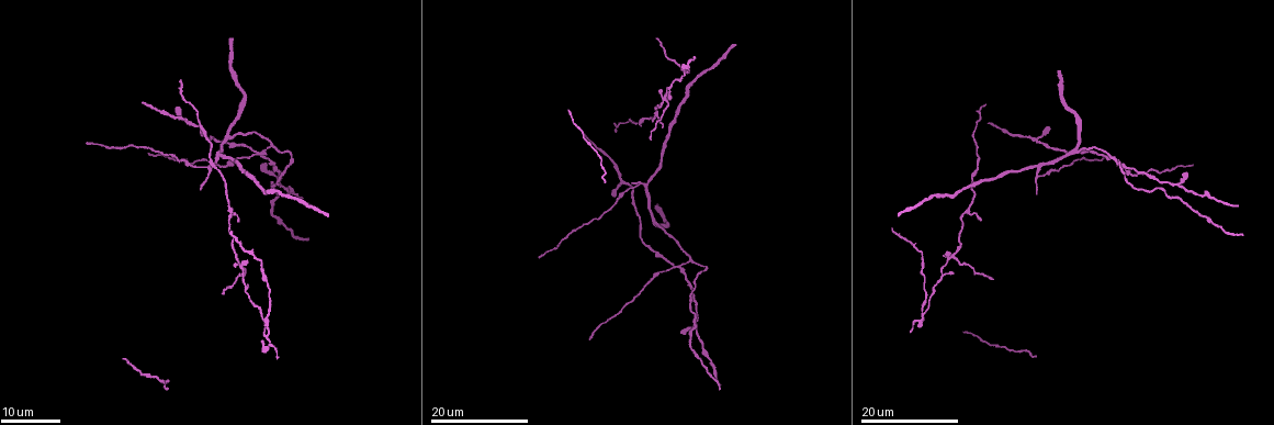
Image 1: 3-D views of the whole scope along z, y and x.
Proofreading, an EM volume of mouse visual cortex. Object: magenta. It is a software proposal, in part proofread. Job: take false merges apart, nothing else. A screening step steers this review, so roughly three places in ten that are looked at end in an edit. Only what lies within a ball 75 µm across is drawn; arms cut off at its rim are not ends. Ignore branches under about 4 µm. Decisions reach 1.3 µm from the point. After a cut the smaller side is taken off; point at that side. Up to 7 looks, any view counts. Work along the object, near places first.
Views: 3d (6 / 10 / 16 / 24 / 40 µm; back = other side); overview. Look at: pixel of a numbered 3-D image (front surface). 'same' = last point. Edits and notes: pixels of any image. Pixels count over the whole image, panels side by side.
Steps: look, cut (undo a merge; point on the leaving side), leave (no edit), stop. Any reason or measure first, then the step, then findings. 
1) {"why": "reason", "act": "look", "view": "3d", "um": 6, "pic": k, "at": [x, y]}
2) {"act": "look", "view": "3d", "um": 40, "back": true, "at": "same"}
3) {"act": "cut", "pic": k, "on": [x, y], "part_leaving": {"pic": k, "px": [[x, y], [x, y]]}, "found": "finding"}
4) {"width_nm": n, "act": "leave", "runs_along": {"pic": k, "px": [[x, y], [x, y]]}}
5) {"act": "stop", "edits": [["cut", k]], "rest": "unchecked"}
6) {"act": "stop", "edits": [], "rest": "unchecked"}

{"why": "branch point", "act": "look", "view": "3d", "um": 16, "pic": 1, "at": [1039, 167]}

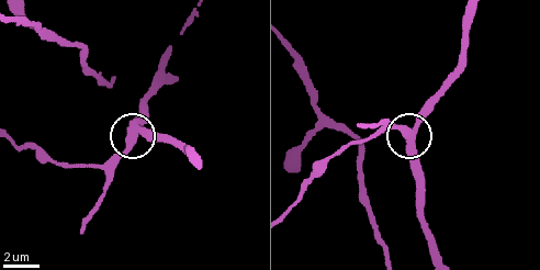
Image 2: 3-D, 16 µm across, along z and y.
{"act": "look", "view": "3d", "um": 6, "pic": 2, "at": [134, 136]}

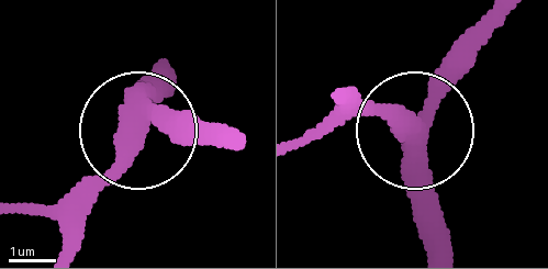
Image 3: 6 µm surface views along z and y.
{"width_nm": 420, "act": "leave", "runs_along": {"pic": 3, "px": [[509, 15], [414, 130], [344, 110]]}, "found": "one neuron here"}

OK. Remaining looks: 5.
{"why": "looks like a crossing", "act": "look", "view": "3d", "um": 24, "pic": 1, "at": [676, 267]}

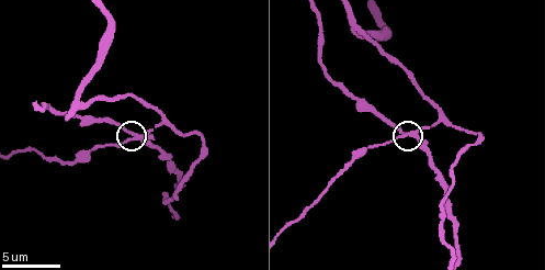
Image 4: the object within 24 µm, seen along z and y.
{"act": "look", "view": "3d", "um": 10, "pic": 4, "at": [415, 135]}

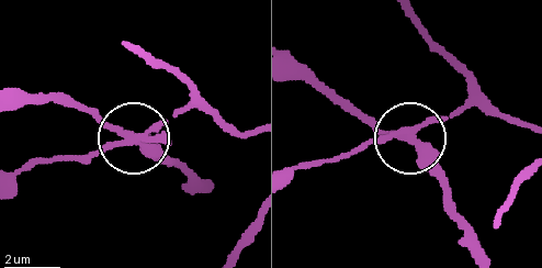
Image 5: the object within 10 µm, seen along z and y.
{"arms": 4, "act": "cut", "pic": 5, "on": [422, 167], "part_leaving": {"pic": 5, "px": [[418, 126], [379, 132], [293, 70]]}, "found": "two neurons meet here"}

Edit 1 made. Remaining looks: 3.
{"act": "look", "view": "overview"}

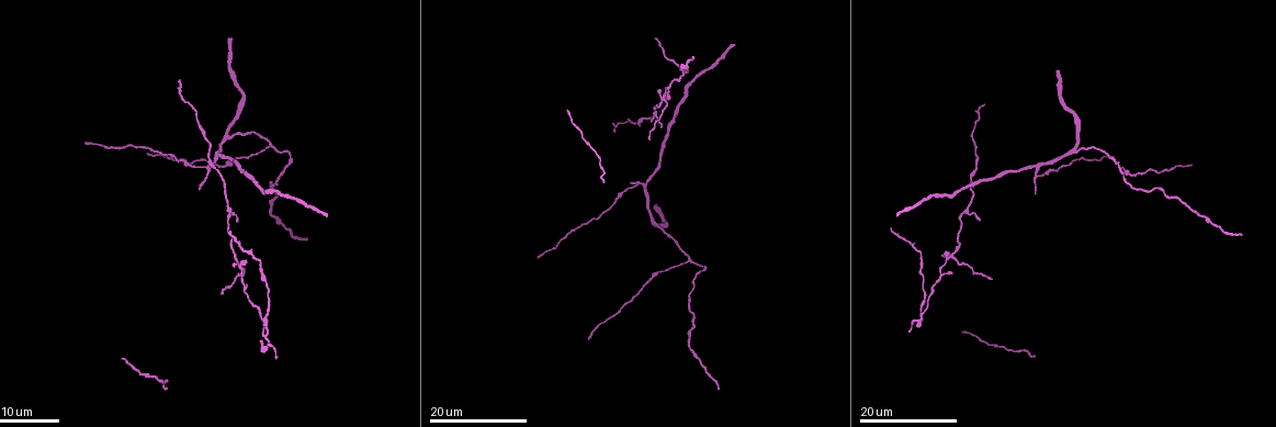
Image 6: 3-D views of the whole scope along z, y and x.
{"why": "four arms meet", "act": "look", "view": "3d", "um": 16, "pic": 6, "at": [951, 259]}

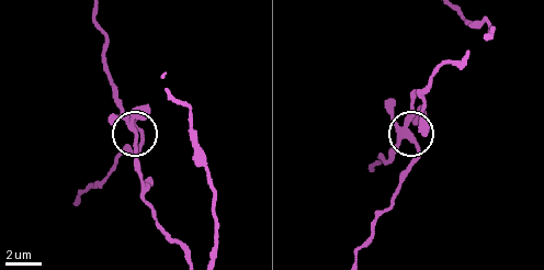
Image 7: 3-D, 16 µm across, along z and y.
{"act": "look", "view": "3d", "um": 10, "pic": 7, "at": [410, 133]}

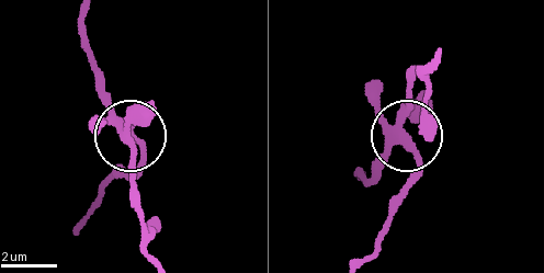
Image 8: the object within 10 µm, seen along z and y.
{"side_arm_um": 41, "arms": 4, "act": "cut", "pic": 8, "on": [415, 172], "found": "a second neuron is stuck on"}

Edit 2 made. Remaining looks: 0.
{"act": "stop", "edits": [["cut", 5], ["cut", 8]], "rest": "unchecked"}

